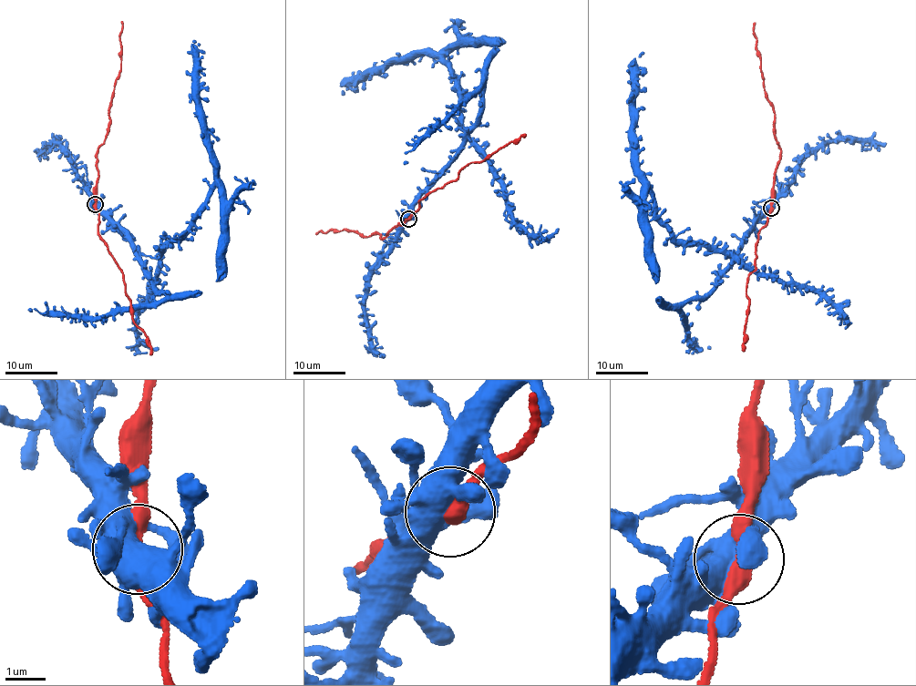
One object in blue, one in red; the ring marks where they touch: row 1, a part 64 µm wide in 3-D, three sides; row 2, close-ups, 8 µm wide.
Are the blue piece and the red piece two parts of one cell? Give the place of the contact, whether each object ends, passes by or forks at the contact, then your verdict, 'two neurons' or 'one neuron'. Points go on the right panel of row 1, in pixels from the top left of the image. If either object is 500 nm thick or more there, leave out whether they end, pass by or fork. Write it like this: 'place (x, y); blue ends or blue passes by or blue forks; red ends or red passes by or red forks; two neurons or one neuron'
place (771, 208); one neuron

